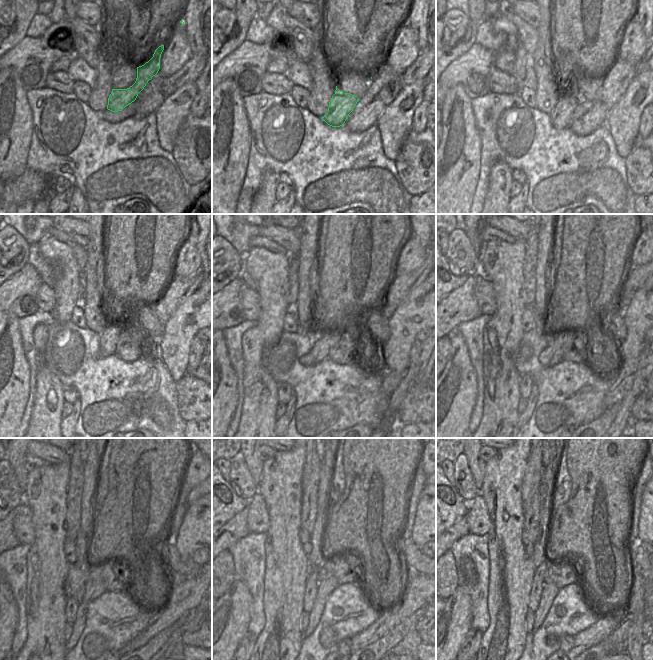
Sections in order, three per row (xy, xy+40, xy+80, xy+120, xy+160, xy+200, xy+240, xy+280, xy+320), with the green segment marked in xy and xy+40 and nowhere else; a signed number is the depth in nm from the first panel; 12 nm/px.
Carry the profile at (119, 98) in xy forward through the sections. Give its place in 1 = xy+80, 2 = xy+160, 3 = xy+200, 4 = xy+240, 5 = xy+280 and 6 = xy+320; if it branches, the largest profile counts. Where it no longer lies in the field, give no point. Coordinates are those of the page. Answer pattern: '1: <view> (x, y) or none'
1: xy+80 (565, 106)
2: xy+160 (330, 349)
3: xy+200 (551, 355)
4: xy+240 (95, 587)
5: xy+280 (327, 586)
6: xy+320 (549, 592)

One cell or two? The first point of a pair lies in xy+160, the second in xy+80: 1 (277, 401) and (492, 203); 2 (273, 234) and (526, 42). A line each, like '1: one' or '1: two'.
1: one
2: one

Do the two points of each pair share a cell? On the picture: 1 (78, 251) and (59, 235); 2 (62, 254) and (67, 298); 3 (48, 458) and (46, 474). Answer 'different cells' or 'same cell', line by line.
1: same cell
2: same cell
3: different cells

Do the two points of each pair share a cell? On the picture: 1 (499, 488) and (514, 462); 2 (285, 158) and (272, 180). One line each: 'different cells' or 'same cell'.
1: same cell
2: different cells

